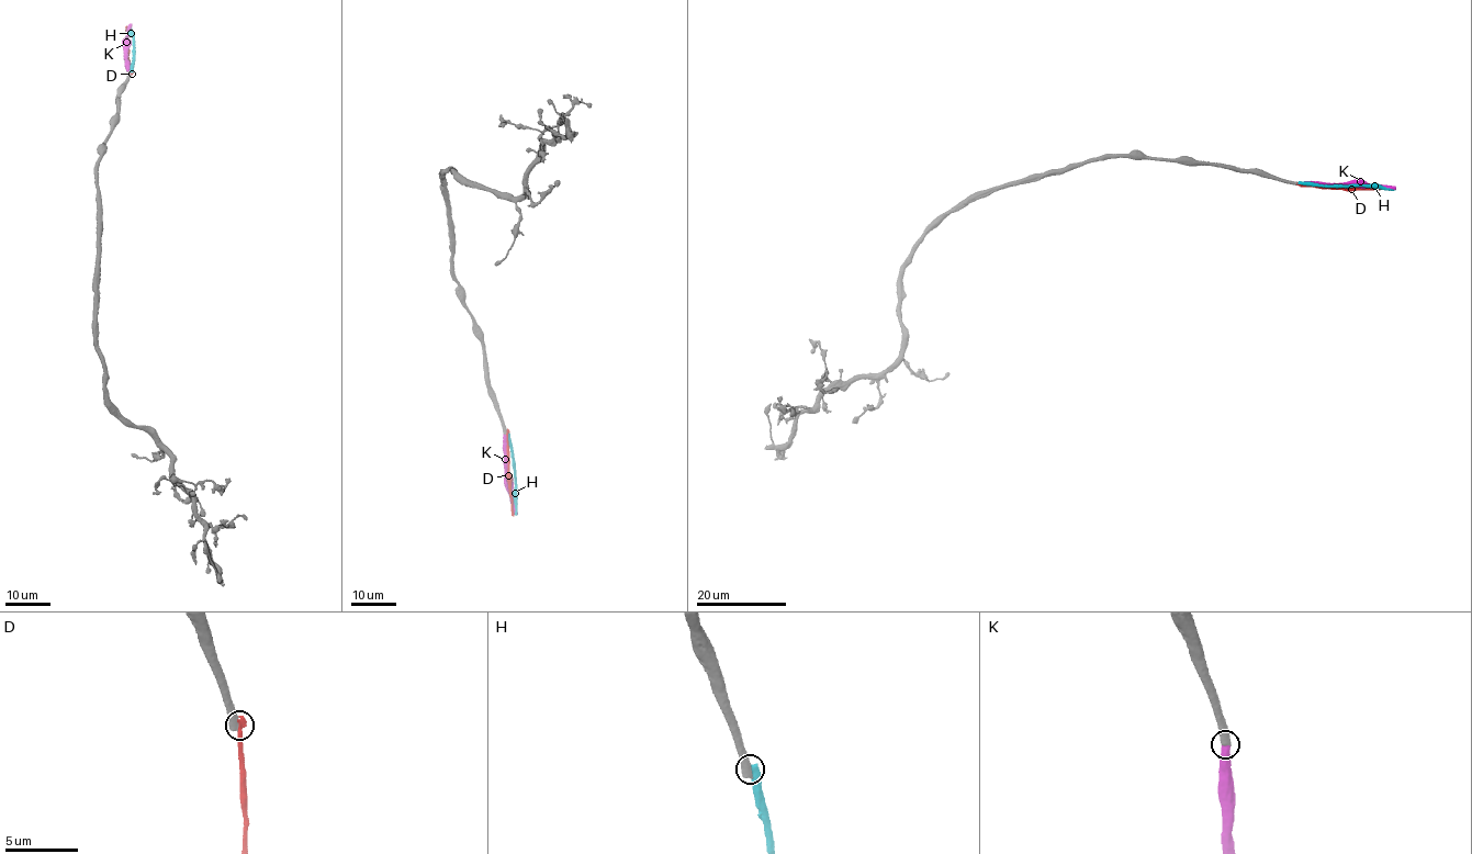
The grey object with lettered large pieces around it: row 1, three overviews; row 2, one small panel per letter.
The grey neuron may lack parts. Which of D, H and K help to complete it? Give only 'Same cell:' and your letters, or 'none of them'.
Same cell: K

